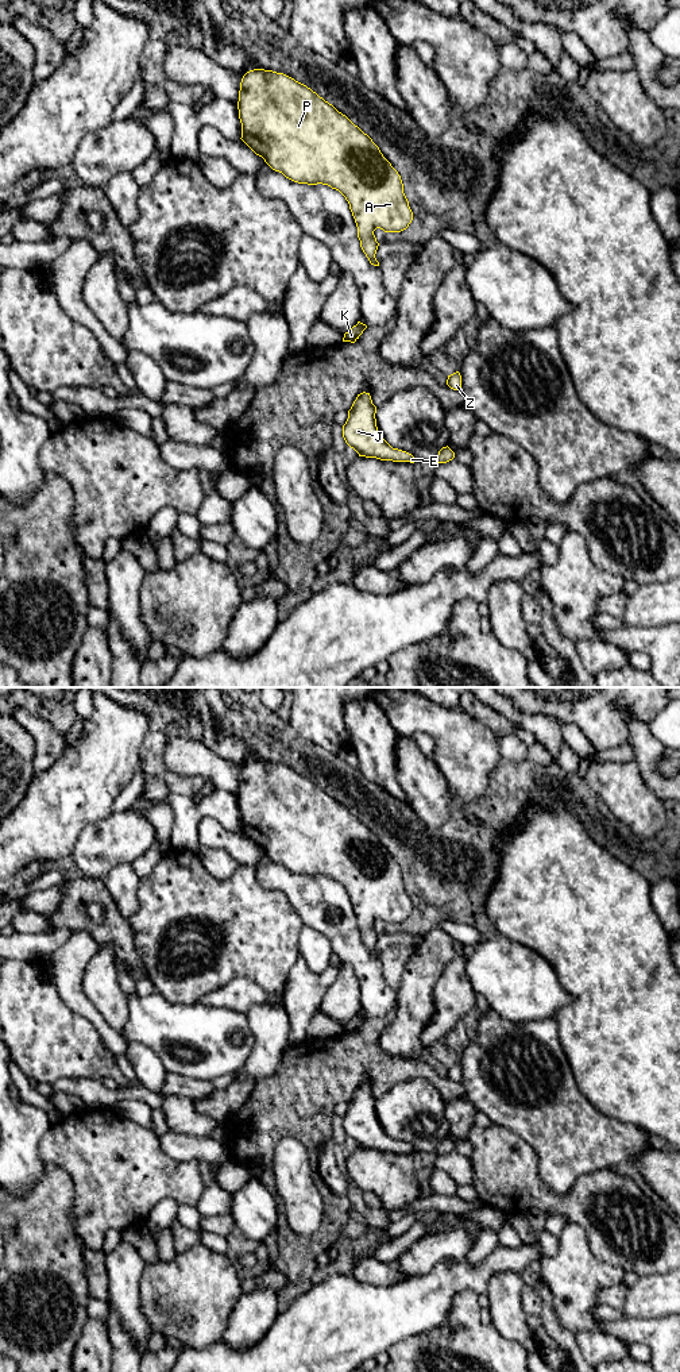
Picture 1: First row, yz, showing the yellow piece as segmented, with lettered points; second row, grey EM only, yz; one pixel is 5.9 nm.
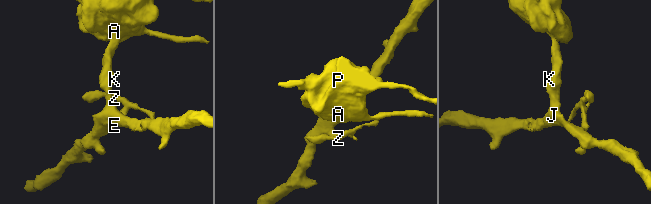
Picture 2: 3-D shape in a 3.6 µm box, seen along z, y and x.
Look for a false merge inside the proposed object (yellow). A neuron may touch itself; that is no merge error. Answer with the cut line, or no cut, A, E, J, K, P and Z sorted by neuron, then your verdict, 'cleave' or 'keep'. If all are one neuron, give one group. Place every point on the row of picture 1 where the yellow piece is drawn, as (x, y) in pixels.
no cut; A E J K P Z; keep

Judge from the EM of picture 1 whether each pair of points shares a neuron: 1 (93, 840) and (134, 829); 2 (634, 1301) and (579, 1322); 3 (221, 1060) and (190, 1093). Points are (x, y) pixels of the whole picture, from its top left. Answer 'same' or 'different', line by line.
1: same
2: different
3: different

